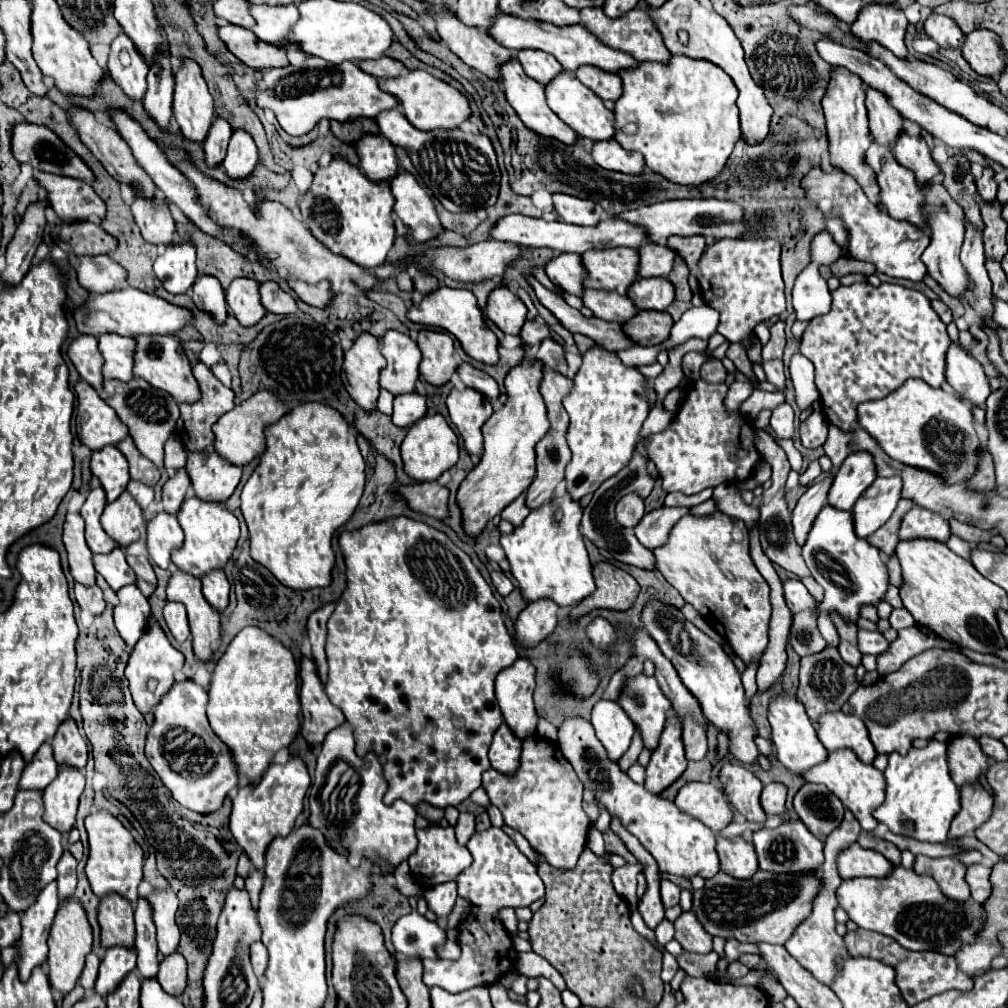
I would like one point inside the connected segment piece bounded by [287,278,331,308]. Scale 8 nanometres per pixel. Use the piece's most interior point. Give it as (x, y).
(319, 295)

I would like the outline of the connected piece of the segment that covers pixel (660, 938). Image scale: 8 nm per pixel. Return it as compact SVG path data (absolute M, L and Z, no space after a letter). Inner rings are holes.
M663 920L657 928L655 928L655 936L657 936L657 942L659 944L667 944L669 940L673 940L673 934L675 934L675 926L673 926L673 922L671 920Z

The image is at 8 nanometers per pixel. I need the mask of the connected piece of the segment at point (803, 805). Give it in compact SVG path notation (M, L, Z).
M805 784L793 800L795 812L815 838L825 840L835 828L839 828L845 808L841 800L831 794L823 784Z

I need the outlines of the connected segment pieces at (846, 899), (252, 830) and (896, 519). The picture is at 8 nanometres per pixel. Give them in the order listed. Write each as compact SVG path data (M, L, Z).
M903 866L885 878L851 878L837 888L837 902L849 918L867 930L895 938L907 950L937 950L941 954L955 954L965 942L973 942L975 932L983 926L983 910L973 898L959 904L945 898L937 882Z
M289 756L287 764L271 762L263 772L259 784L247 784L239 788L237 796L233 798L231 834L235 836L237 844L249 854L257 870L263 870L265 866L265 852L271 840L275 836L287 836L293 830L295 820L303 810L303 800L309 784L311 778L301 756Z
M901 498L901 502L899 502L899 506L895 508L893 516L891 516L875 534L871 534L871 538L867 538L867 542L871 542L873 546L877 546L883 554L891 556L891 554L895 552L897 542L899 542L897 532L899 532L903 514L907 514L907 510L911 510L913 506L915 506L915 502L907 502L907 498Z

